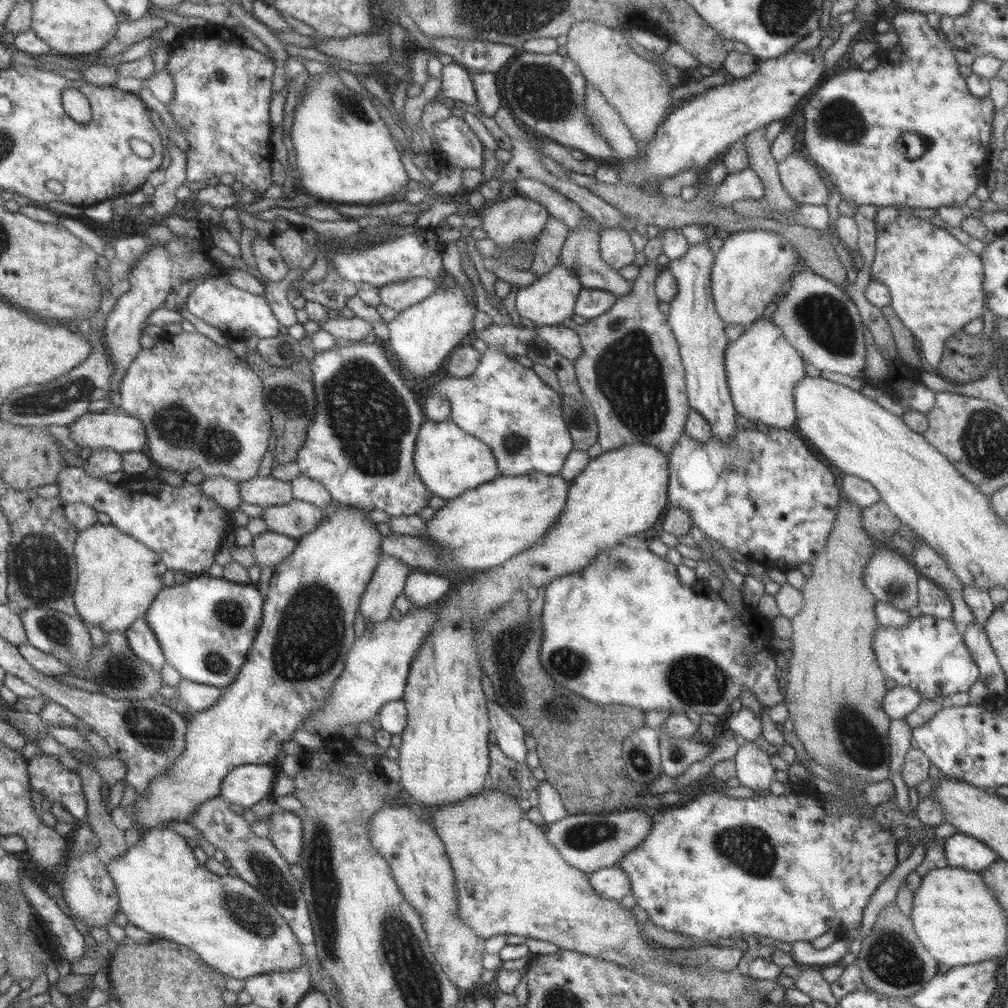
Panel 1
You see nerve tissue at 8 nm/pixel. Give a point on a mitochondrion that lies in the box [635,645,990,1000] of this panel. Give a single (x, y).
(891, 960)

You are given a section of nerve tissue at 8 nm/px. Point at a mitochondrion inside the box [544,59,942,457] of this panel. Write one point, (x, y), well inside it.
(629, 374)

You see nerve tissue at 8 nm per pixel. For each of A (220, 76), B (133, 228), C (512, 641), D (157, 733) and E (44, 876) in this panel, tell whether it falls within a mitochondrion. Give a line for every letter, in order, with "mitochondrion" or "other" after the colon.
A: mitochondrion
B: other
C: mitochondrion
D: mitochondrion
E: other

